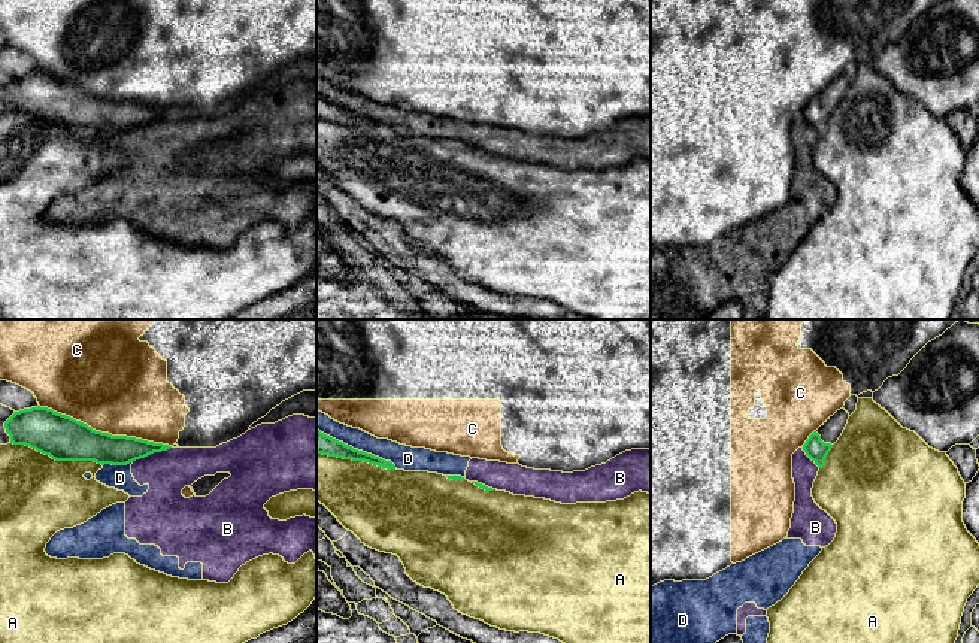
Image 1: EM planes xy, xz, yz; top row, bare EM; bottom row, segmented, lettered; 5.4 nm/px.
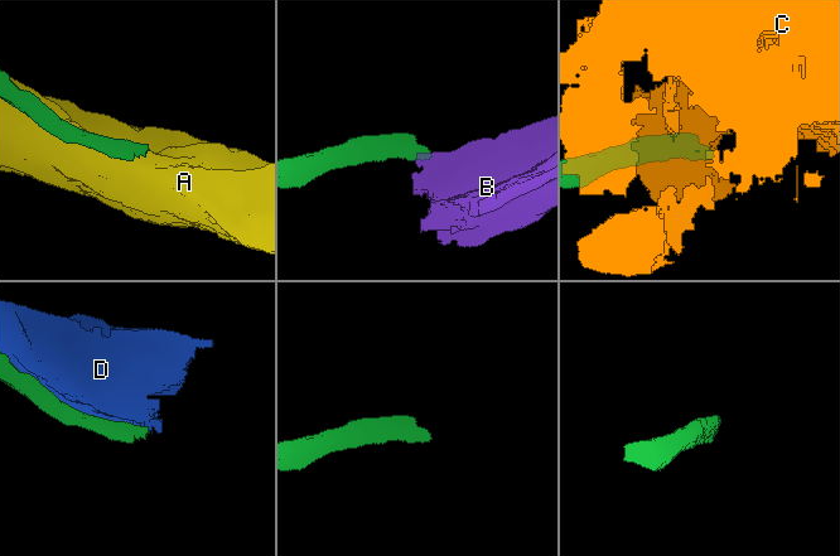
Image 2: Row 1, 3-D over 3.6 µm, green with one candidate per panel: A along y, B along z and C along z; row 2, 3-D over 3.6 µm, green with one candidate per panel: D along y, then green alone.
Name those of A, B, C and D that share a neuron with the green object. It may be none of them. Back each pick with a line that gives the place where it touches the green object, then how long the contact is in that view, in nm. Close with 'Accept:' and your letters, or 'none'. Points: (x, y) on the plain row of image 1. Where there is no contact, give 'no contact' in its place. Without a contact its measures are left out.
Accept: none

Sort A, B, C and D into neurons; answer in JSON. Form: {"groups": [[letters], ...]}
{"groups": [["A"], ["B", "D"], ["C"]]}

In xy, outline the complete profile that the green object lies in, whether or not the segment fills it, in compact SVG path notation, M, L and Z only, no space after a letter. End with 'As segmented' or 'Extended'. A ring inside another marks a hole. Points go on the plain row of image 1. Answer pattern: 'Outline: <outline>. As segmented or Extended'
Outline: M48 73L15 78L4 88L10 109L25 110L55 127L94 127L127 131L172 112L136 103L96 97L87 90Z. As segmented

